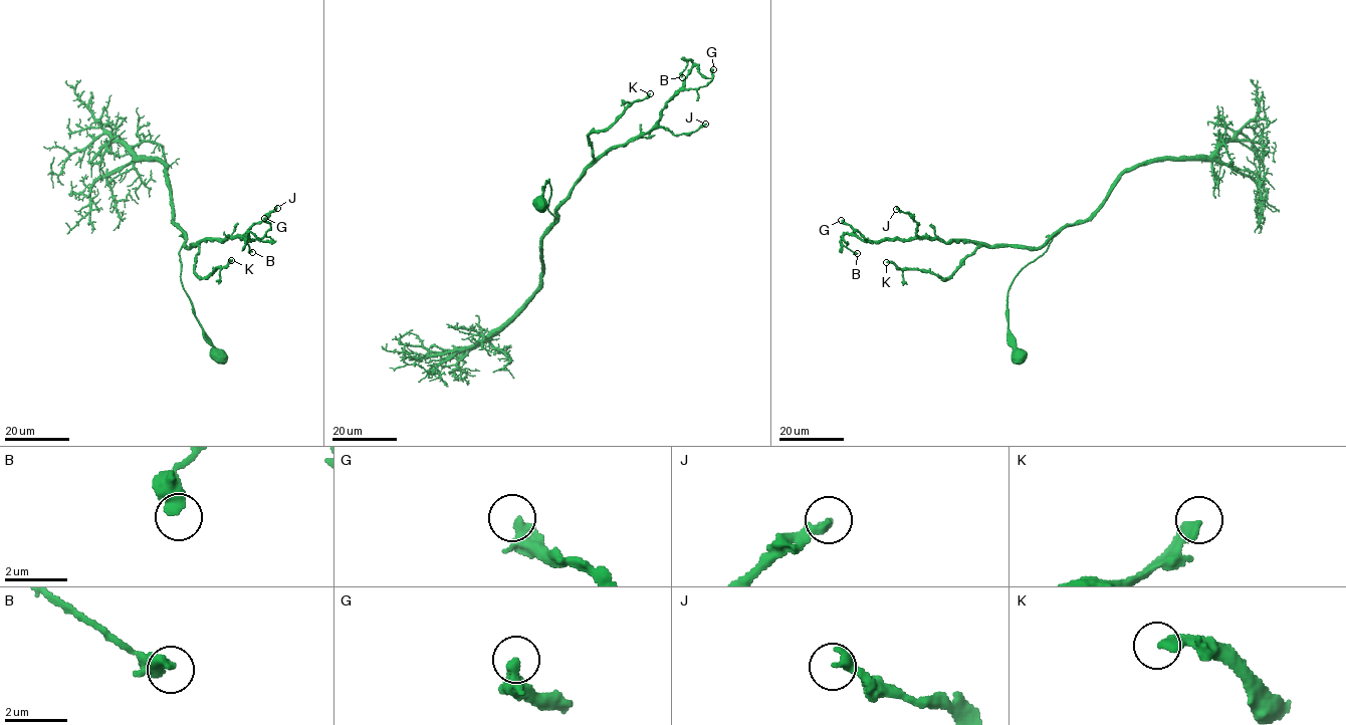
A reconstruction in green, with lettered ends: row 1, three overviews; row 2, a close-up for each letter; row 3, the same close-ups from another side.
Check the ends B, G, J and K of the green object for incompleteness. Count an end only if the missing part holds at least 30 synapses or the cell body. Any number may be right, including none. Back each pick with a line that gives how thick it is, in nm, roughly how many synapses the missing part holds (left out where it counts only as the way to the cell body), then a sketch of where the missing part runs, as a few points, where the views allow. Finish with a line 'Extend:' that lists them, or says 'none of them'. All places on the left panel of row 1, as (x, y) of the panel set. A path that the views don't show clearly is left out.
K: 320 nm | 35 syn
Extend: K

